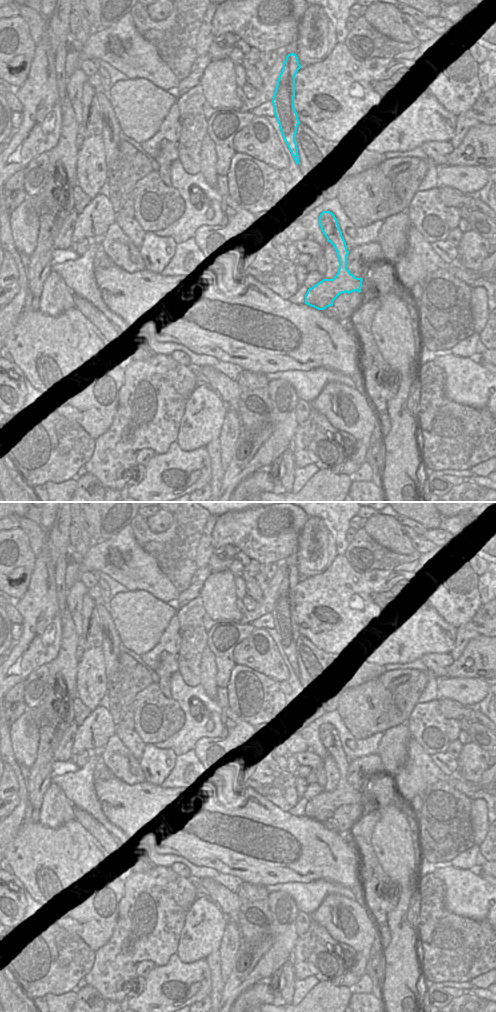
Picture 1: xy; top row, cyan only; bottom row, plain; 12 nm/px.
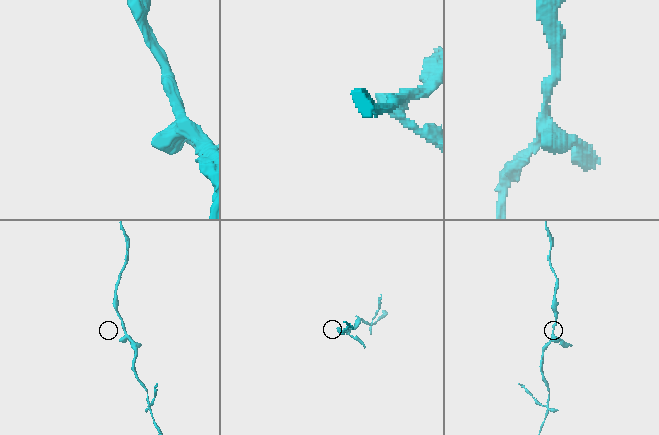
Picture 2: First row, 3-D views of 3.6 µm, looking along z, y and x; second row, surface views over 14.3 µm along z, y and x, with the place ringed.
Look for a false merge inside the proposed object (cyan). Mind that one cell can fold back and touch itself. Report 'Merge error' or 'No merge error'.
Merge error.

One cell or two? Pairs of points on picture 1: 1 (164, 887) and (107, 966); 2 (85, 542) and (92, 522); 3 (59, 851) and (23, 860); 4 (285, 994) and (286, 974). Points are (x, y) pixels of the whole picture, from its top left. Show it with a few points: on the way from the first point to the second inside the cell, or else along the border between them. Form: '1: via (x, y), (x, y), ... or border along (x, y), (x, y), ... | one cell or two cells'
1: via (156, 907), (150, 918), (128, 940), (127, 946) | one cell
2: border along (80, 512), (82, 525), (93, 541) | two cells
3: via (50, 860), (32, 860) | one cell
4: via (286, 989), (286, 979) | one cell

